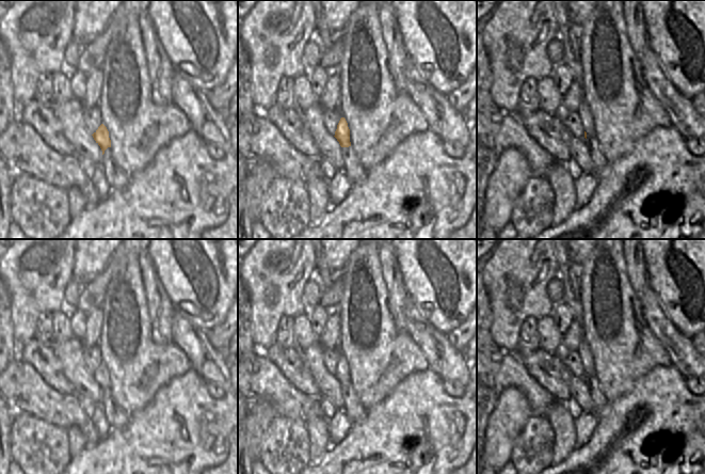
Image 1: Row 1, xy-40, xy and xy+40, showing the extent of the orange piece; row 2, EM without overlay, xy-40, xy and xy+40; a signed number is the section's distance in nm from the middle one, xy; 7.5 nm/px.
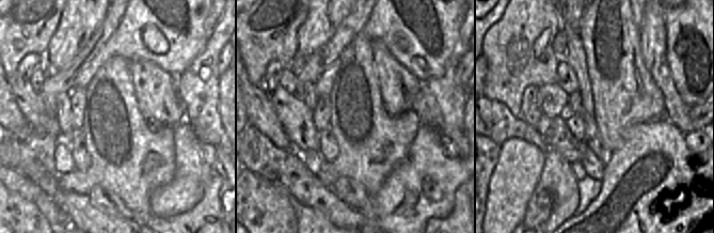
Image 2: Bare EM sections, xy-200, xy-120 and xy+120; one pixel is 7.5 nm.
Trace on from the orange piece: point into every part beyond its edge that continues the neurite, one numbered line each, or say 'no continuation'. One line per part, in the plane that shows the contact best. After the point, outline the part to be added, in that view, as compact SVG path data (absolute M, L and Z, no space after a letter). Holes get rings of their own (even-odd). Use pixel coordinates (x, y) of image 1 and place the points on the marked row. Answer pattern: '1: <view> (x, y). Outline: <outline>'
1: xy+40 (585, 112). Outline: M582 101L580 106L578 110L578 114L582 121L583 128L587 132L587 139L593 137L595 135L595 127L593 125L593 116L591 114L591 110L589 106L584 101Z

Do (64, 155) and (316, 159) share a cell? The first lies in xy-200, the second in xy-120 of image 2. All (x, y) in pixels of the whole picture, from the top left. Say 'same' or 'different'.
same

